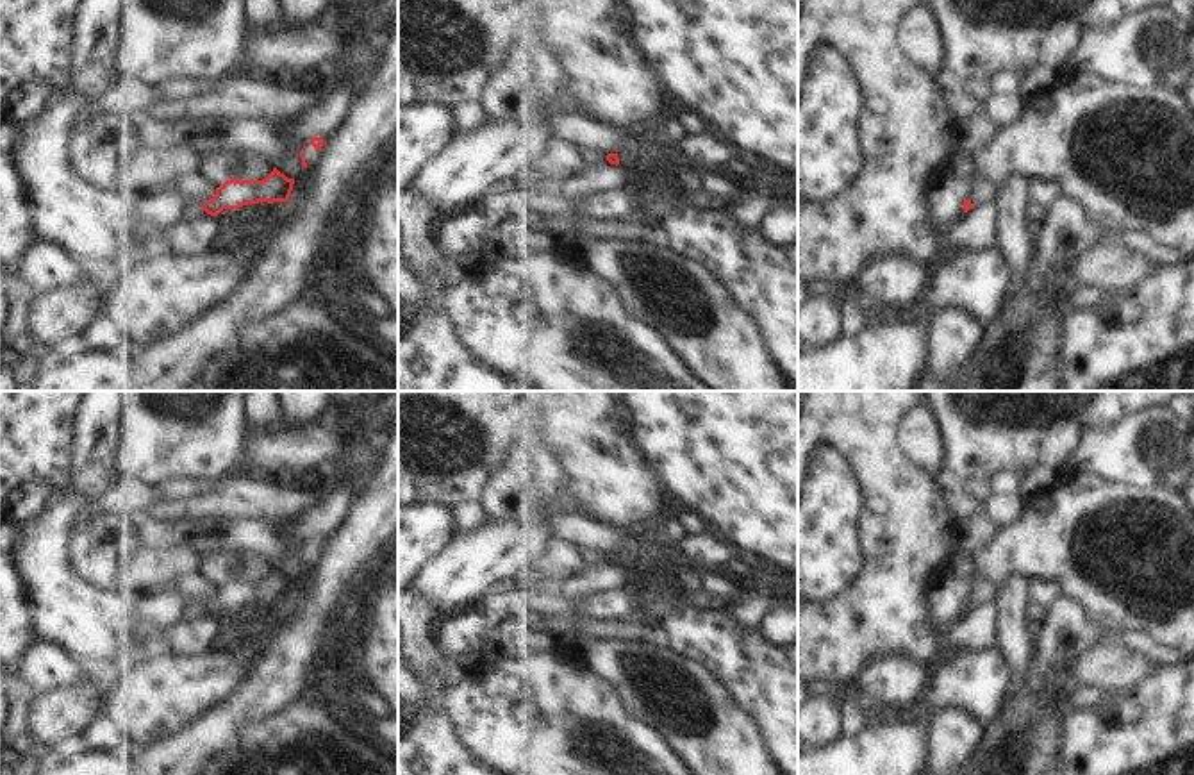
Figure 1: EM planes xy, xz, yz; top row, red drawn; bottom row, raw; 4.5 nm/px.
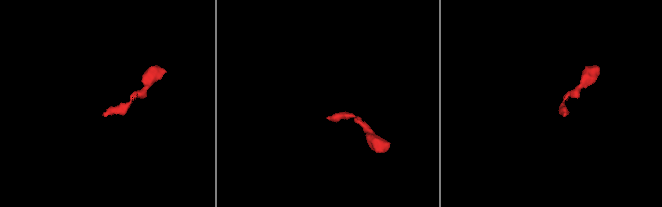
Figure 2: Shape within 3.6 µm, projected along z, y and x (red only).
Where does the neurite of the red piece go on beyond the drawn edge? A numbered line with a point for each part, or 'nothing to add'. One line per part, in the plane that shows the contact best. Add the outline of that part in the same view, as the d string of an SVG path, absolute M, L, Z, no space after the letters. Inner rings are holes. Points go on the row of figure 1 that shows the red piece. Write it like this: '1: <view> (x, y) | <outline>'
nothing to add

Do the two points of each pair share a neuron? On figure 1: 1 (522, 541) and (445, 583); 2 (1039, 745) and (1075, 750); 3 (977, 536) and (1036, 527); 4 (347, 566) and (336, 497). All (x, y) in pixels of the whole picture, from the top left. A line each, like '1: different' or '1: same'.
1: same
2: different
3: different
4: different

